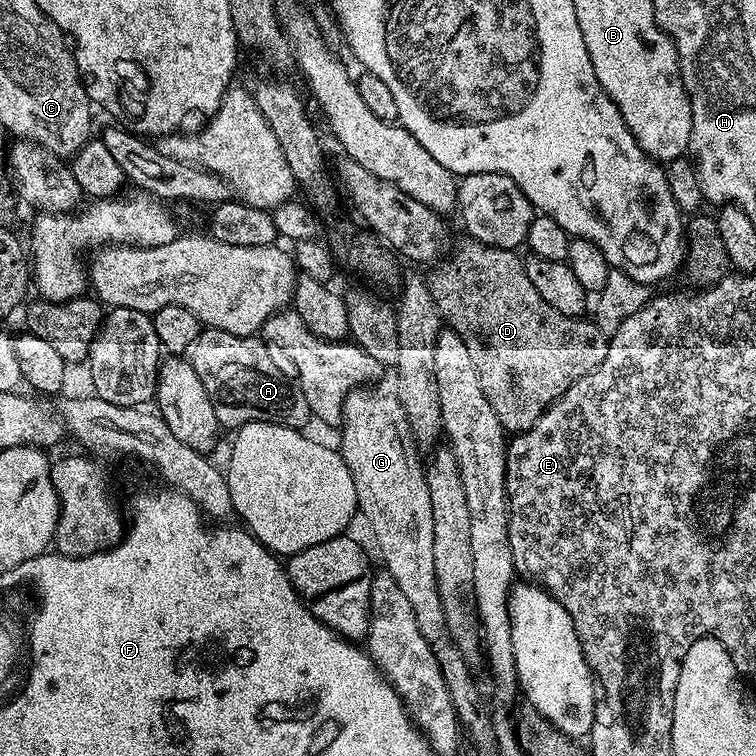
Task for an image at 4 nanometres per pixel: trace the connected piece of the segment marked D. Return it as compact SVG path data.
M467 242L468 244L460 244L456 248L456 253L445 255L443 259L435 265L436 268L432 272L432 276L427 277L428 287L432 290L432 300L436 303L436 310L441 321L444 320L449 329L457 332L458 335L466 342L466 350L470 350L470 358L474 362L474 366L480 375L482 382L482 390L487 394L490 406L498 414L500 425L503 426L505 433L519 434L528 428L536 425L536 417L544 415L549 404L553 404L557 398L570 386L574 386L574 382L578 382L578 378L582 378L586 374L590 374L600 365L606 358L608 353L609 337L599 332L599 328L595 322L588 318L577 318L575 316L567 316L559 312L554 306L550 306L550 302L546 302L546 298L542 298L542 294L538 294L538 290L534 290L534 282L530 282L530 278L524 269L525 261L516 257L517 253L511 248L495 248L489 244L477 244L475 242Z

